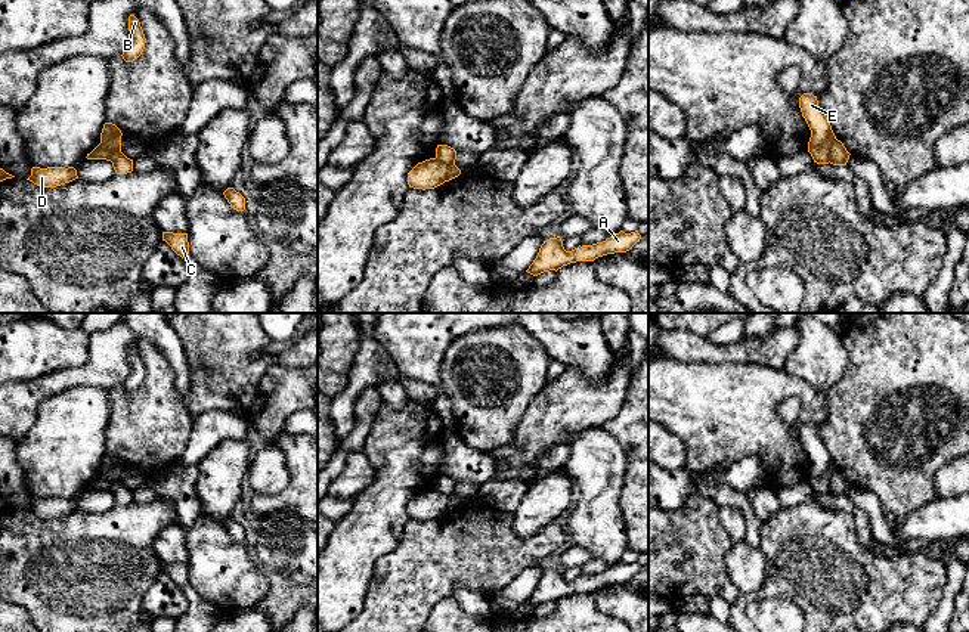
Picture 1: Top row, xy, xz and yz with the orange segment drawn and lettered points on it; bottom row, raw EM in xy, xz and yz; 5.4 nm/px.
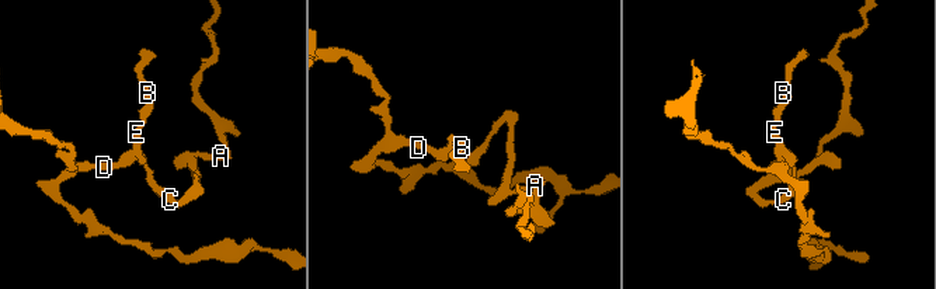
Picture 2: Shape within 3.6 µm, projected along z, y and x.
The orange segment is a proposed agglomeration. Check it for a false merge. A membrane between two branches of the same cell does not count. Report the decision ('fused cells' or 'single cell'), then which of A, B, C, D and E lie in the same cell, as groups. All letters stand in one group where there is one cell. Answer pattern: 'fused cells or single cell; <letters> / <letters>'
fused cells; A B C E / D

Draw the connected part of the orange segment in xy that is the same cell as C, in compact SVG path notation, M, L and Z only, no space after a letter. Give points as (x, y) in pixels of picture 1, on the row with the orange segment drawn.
M162 232L162 241L182 258L189 254L188 233Z

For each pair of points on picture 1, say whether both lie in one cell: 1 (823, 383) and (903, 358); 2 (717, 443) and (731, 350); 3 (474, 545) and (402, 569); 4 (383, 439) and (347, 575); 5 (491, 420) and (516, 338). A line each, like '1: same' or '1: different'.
1: different
2: different
3: same
4: same
5: same

